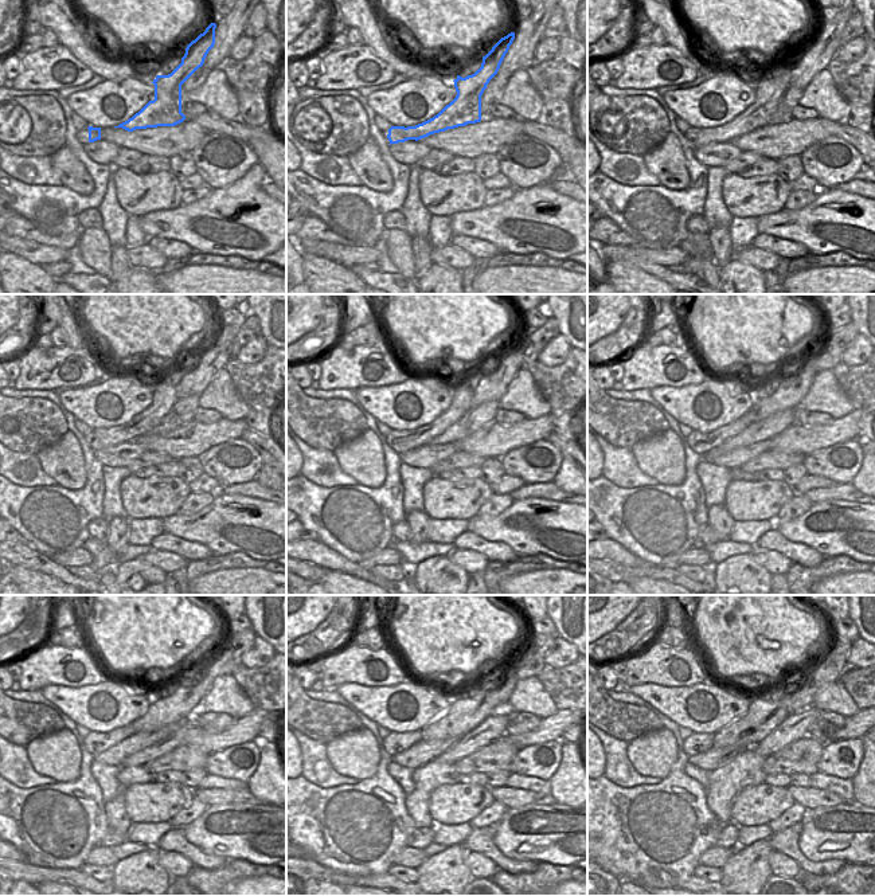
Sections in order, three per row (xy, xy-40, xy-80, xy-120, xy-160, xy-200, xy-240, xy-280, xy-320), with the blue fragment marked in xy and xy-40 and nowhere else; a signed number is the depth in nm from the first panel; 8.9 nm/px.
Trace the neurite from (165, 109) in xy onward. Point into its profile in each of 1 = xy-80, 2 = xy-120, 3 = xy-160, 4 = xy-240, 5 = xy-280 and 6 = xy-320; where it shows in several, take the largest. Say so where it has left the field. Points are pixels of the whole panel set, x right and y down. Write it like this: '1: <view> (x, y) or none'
1: xy-80 (768, 92)
2: xy-120 (164, 396)
3: xy-160 (401, 441)
4: xy-240 (96, 743)
5: xy-280 (394, 743)
6: xy-320 (698, 743)

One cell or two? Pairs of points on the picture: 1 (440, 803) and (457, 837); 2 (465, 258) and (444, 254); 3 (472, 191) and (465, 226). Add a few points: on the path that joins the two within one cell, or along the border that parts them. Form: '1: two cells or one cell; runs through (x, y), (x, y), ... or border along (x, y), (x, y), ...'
1: two cells; border along (468, 822), (434, 825)
2: one cell; runs through (460, 258), (449, 255)
3: two cells; border along (484, 206), (476, 210), (457, 211), (450, 216)

